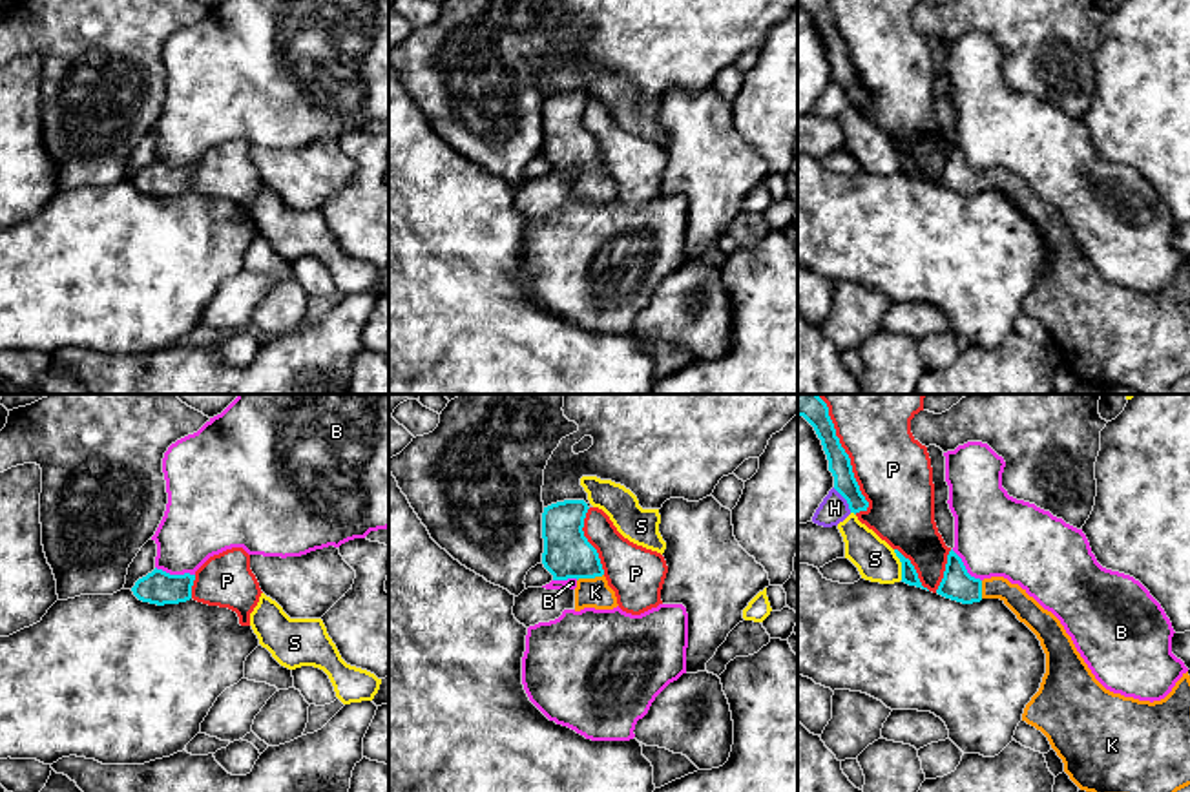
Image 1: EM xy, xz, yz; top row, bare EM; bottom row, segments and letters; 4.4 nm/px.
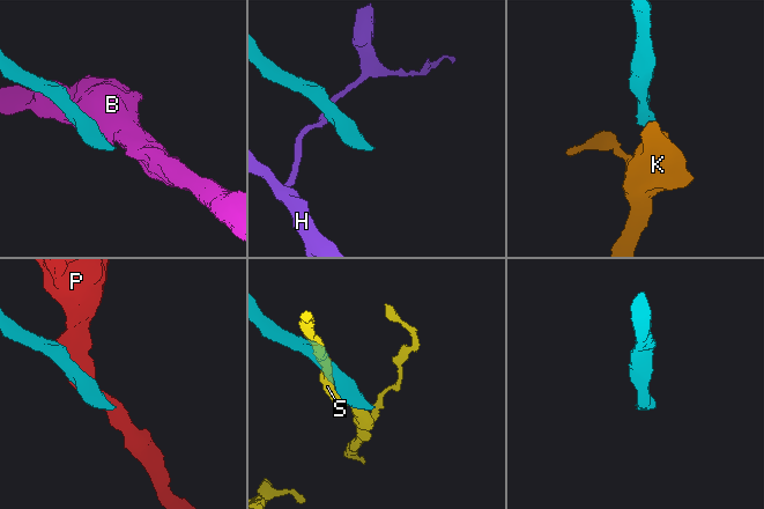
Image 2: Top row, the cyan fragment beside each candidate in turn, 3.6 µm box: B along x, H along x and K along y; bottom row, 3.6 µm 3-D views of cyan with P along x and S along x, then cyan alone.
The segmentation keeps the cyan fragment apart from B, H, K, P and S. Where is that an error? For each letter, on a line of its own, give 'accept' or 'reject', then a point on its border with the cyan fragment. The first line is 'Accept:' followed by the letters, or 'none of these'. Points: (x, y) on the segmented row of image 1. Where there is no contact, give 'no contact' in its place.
Accept: K
B: reject; meets cyan in xy at (176, 575)
H: reject; meets cyan in yz at (845, 499)
K: accept; meets cyan in xz at (590, 577)
P: reject; meets cyan in yz at (845, 453)
S: reject; meets cyan in yz at (902, 564)

